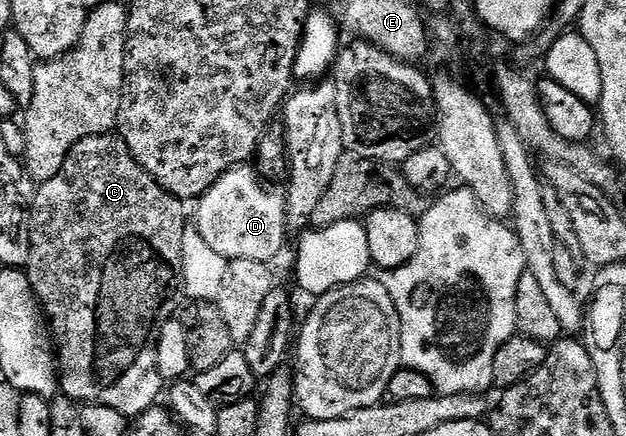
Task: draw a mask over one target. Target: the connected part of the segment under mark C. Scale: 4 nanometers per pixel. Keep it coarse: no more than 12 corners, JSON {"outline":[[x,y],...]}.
{"outline":[[125,137],[32,202],[60,390],[141,416],[184,294],[183,199]]}

